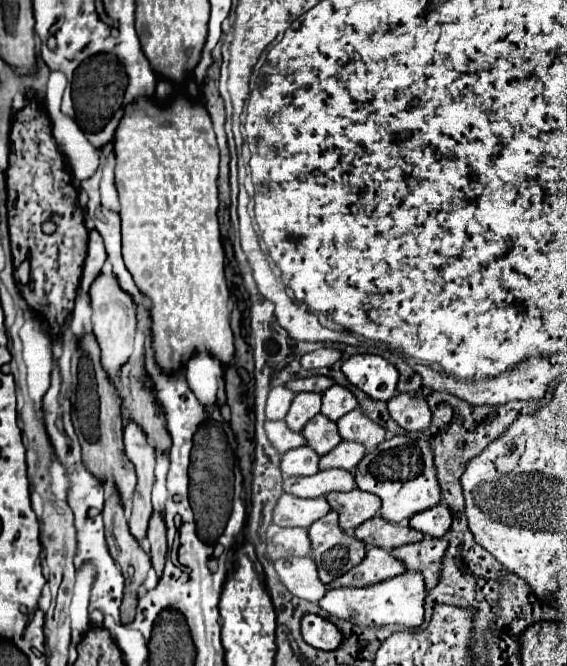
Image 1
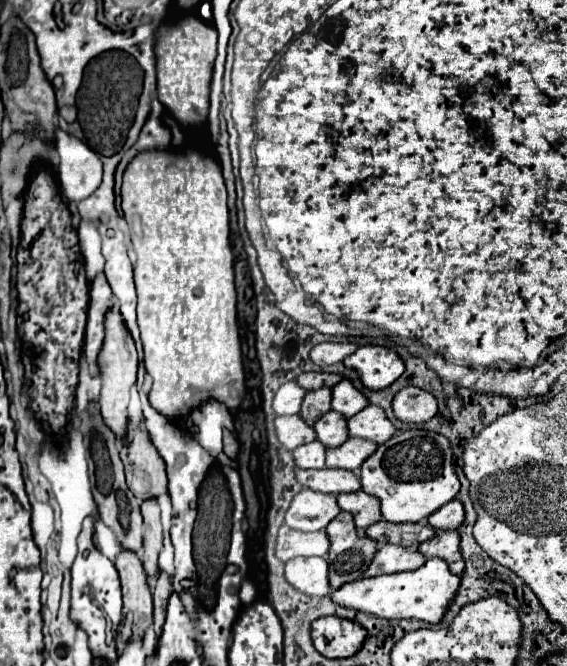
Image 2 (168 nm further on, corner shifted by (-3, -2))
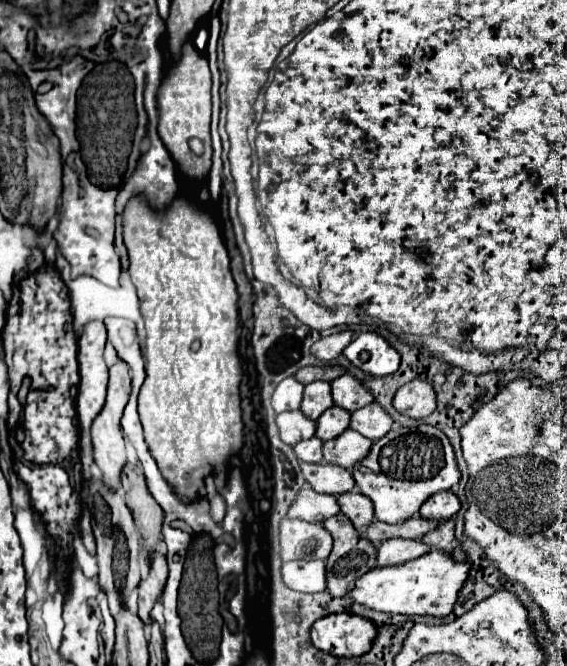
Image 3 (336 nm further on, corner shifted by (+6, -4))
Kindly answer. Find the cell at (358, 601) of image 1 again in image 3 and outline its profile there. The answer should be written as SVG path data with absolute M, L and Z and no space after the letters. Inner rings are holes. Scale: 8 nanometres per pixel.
M431 550L423 558L405 562L399 566L369 570L361 578L357 578L355 588L349 590L349 598L377 612L445 618L453 610L457 594L463 582L467 580L467 572L469 572L467 562L455 562L449 554L441 550Z

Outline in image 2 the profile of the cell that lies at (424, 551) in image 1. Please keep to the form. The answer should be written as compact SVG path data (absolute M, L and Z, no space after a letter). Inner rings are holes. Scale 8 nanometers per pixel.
M458 530L438 532L434 538L420 544L418 550L426 558L434 558L434 556L444 558L450 564L450 570L454 574L464 572L464 560L462 560L462 554L460 554L460 534L458 534Z

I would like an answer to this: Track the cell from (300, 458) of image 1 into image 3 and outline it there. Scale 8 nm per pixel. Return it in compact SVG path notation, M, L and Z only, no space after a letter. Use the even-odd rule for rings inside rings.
M309 438L309 440L301 440L297 446L295 446L295 454L299 458L299 462L321 462L323 454L321 454L321 446L323 442L319 438Z

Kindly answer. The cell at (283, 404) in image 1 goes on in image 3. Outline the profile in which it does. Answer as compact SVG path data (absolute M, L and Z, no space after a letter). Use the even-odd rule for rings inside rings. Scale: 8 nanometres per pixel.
M293 376L285 378L283 382L279 382L279 386L273 392L273 410L277 414L287 412L287 410L297 410L303 398L303 384L297 382Z

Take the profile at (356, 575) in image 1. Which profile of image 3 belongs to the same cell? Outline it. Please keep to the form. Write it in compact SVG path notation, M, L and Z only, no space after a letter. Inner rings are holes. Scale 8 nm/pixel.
M403 538L385 540L377 552L377 566L383 568L383 566L411 562L415 558L421 558L429 550L431 548L427 544L423 544L421 540L403 540Z

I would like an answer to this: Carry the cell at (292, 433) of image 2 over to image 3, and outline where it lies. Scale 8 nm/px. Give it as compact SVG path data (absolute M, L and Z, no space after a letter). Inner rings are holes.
M299 410L277 414L277 428L281 440L291 446L315 436L315 422L305 418Z

